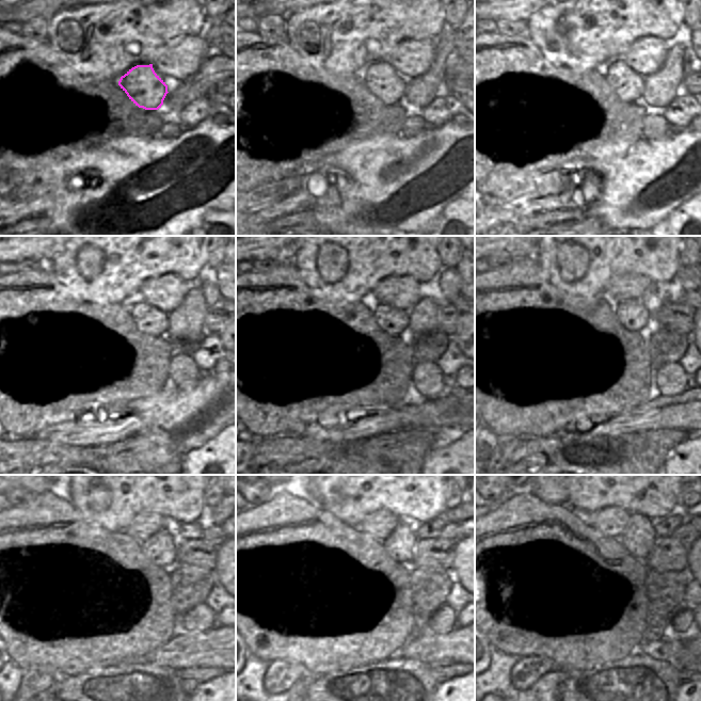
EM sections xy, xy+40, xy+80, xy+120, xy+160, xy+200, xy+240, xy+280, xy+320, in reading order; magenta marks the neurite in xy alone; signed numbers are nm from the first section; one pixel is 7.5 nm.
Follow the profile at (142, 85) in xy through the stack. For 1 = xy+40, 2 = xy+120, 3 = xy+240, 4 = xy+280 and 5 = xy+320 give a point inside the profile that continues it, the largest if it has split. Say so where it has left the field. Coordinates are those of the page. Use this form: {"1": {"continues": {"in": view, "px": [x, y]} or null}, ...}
{"1": {"continues": {"in": "xy+40", "px": [380, 78]}}, "2": {"continues": {"in": "xy+120", "px": [149, 320]}}, "3": {"continues": {"in": "xy+240", "px": [161, 545]}}, "4": {"continues": {"in": "xy+280", "px": [400, 545]}}, "5": {"continues": {"in": "xy+320", "px": [638, 539]}}}

